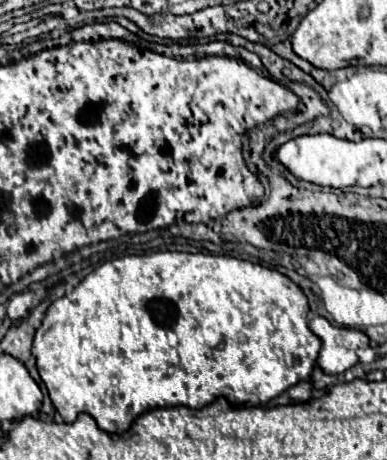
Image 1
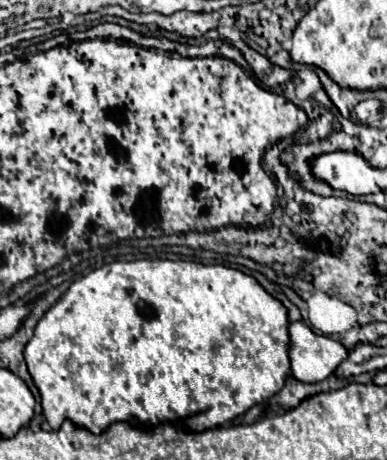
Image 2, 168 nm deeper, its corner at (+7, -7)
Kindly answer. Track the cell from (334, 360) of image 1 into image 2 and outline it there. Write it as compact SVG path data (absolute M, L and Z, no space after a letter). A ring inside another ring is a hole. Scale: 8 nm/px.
M294 321L288 327L290 335L290 373L302 383L318 383L334 373L348 357L348 349L320 333L314 333L304 321Z

